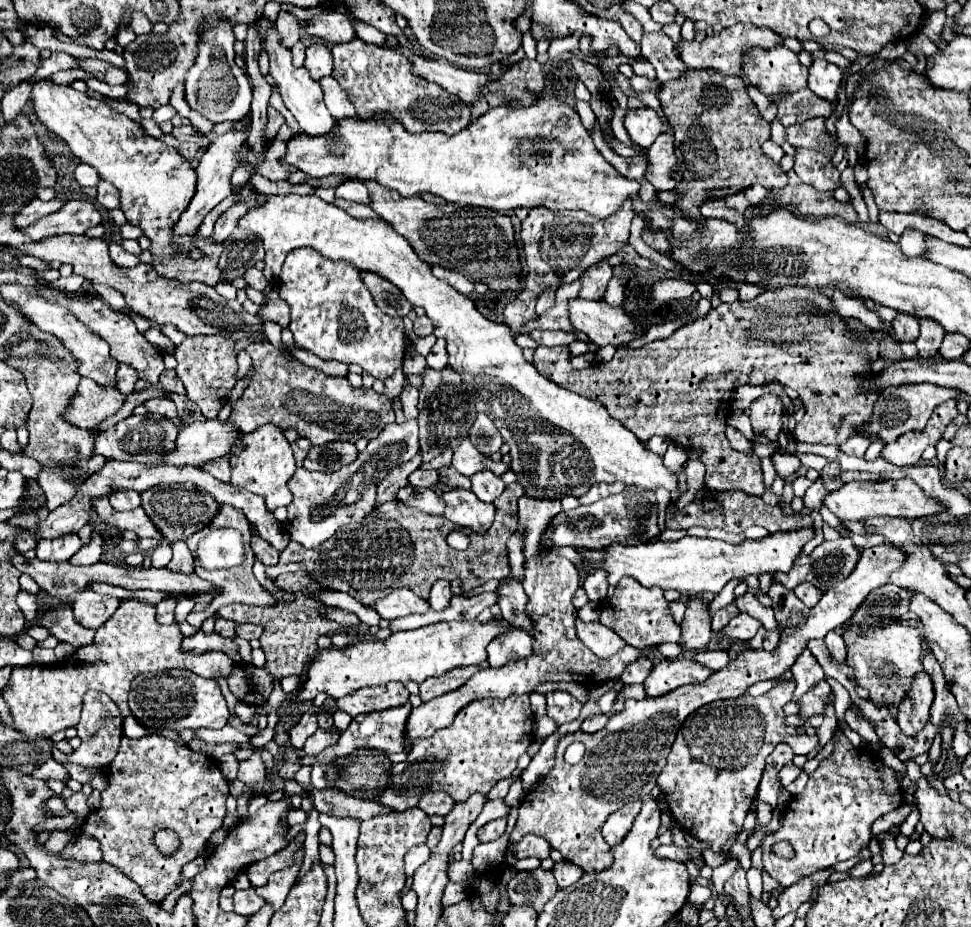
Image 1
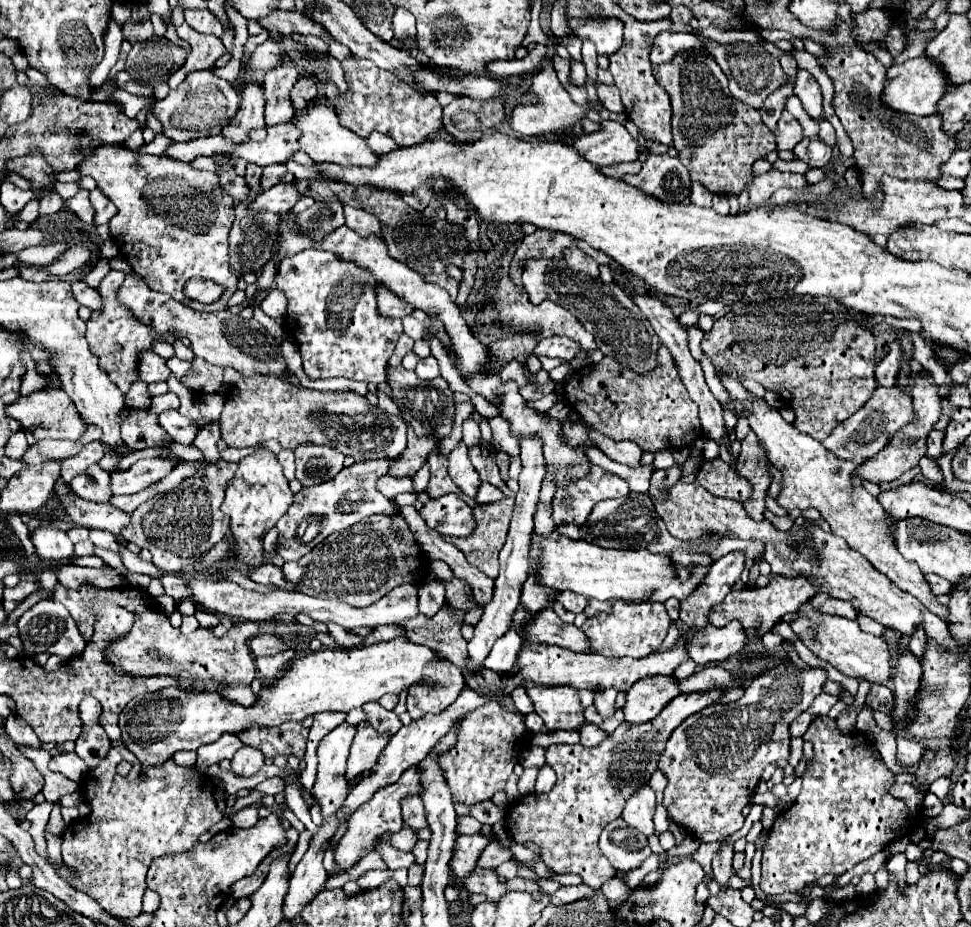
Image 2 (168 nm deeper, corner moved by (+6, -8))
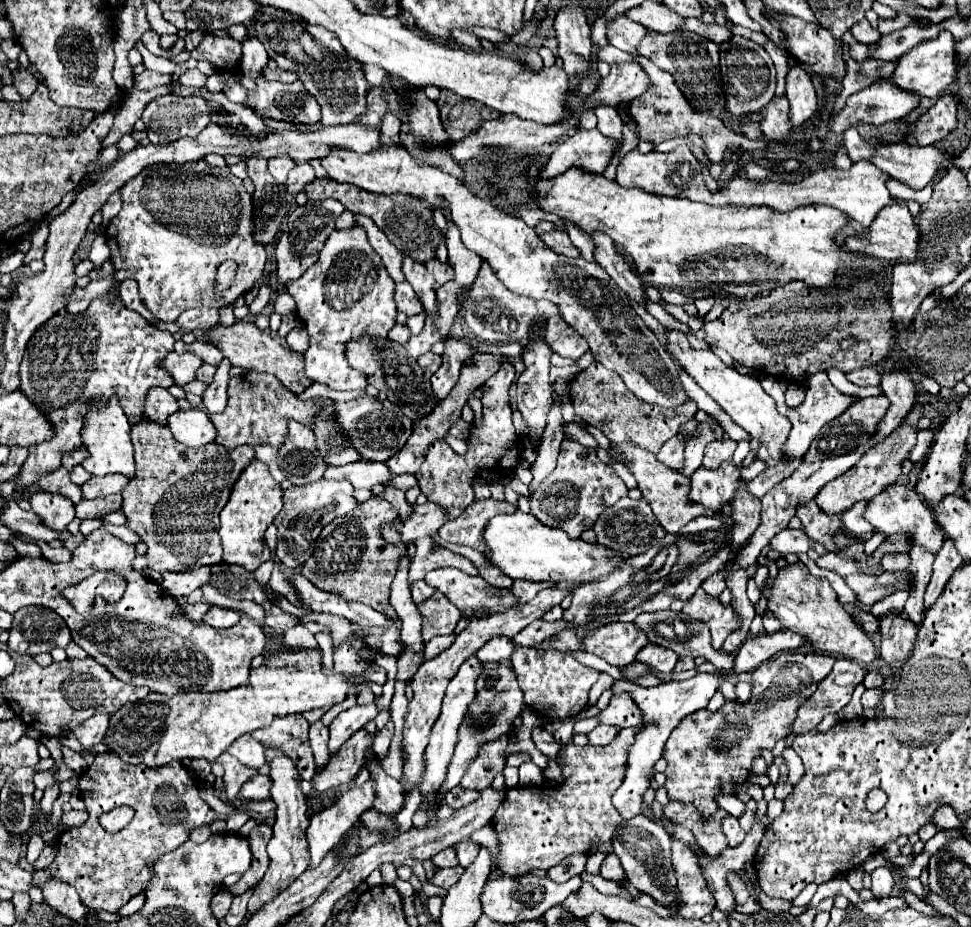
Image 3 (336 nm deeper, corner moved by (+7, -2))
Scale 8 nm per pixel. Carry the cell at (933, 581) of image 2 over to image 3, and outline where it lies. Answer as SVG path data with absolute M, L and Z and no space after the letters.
M909 571L891 575L891 573L879 573L879 575L865 575L865 573L853 573L847 579L847 585L859 595L861 603L875 605L883 597L889 597L895 591L911 591L915 579Z

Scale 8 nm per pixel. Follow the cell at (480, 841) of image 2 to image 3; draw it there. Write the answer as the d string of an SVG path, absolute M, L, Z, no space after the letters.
M447 847L447 849L443 849L441 853L437 853L435 857L433 857L433 863L437 865L437 867L455 867L459 861L457 861L457 853L455 853L455 847Z

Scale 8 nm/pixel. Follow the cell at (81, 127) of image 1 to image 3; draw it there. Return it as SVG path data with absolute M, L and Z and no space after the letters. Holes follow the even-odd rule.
M197 161L197 163L191 163L191 165L149 165L149 169L143 169L137 177L133 177L133 181L127 181L123 187L121 187L121 199L123 199L123 207L121 211L111 219L111 223L107 225L107 231L105 231L105 237L107 237L107 245L111 247L111 261L113 261L113 267L115 267L115 277L119 281L125 281L125 279L135 279L139 283L139 295L141 295L141 301L145 303L145 307L161 321L175 321L179 317L179 313L191 309L191 307L203 307L203 305L217 305L217 299L221 297L223 299L223 305L231 305L241 293L249 291L261 277L263 277L263 269L265 269L265 249L253 241L251 237L251 215L253 215L253 205L251 205L251 195L243 189L243 183L241 179L237 179L235 175L231 175L229 167L211 167L207 161ZM225 259L233 259L239 269L237 269L237 277L233 279L231 287L225 289L223 293L215 293L213 291L213 279L215 279L215 271L217 267L225 261Z

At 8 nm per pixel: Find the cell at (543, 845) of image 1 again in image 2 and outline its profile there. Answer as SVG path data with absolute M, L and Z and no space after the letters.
M488 843L486 849L480 853L478 857L478 867L498 867L502 865L504 861L510 861L512 859L512 853L508 849L502 849L498 843Z

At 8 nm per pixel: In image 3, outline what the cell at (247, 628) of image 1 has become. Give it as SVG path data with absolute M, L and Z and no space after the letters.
M297 625L293 629L289 629L283 635L283 645L289 649L301 649L301 647L309 647L309 649L317 649L317 641L313 637L311 631L307 631L303 625Z

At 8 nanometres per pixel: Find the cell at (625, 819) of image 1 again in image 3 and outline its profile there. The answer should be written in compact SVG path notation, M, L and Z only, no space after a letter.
M637 815L629 821L623 821L621 825L617 825L613 837L613 851L619 857L629 883L639 889L649 893L659 905L665 905L669 909L673 909L673 905L677 905L679 897L677 897L677 887L675 887L675 877L673 877L673 867L671 867L671 835L667 835L667 831L663 827L659 827L657 823L649 821L645 815Z

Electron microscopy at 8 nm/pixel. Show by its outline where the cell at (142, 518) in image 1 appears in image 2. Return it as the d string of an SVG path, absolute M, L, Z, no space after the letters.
M74 493L56 495L66 511L66 515L82 527L88 529L104 529L110 533L120 533L120 529L128 523L128 513L112 507L110 503L94 503L86 501Z

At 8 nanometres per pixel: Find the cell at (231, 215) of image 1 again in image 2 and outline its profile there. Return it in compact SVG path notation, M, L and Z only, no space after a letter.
M278 183L272 189L264 191L258 197L258 203L250 207L252 211L274 211L274 213L286 213L290 211L302 195L294 187L294 183Z

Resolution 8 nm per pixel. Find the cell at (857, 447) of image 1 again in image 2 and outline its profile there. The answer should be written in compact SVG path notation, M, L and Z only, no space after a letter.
M752 393L748 399L738 401L730 397L730 401L734 407L734 415L748 419L748 425L756 433L760 447L764 447L770 465L782 473L782 485L780 485L776 503L786 511L792 511L792 509L802 511L810 507L818 509L820 515L830 525L832 535L846 539L846 543L854 551L862 553L896 587L914 595L930 611L946 619L946 605L940 605L936 597L930 593L930 587L924 581L918 565L902 559L902 555L894 547L894 537L892 537L894 523L886 521L882 505L874 501L874 497L860 483L850 481L850 471L854 471L856 463L846 463L842 459L834 459L832 455L826 455L826 449L816 439L810 439L810 435L798 431L792 423L786 423L780 415L780 409L766 403L764 397L758 397Z

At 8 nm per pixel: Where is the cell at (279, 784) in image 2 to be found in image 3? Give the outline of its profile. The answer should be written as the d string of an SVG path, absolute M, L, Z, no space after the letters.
M257 775L253 779L249 779L241 791L239 791L239 799L253 799L253 801L259 801L259 799L267 799L269 797L269 775Z

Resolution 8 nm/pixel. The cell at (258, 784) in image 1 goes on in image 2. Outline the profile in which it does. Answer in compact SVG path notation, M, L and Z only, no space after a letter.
M240 747L232 757L232 771L240 777L252 777L264 765L264 755L252 747Z

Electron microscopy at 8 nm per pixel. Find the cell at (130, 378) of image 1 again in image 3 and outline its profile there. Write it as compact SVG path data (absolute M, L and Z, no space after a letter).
M149 389L149 397L145 397L145 415L151 421L167 423L169 413L175 413L177 409L177 399L171 397L167 389Z

